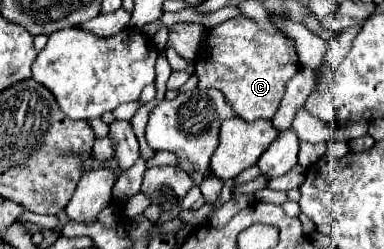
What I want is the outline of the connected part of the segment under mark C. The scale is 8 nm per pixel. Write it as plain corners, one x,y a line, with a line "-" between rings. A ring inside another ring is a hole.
233,17
213,27
195,61
199,89
219,89
241,119
273,119
287,81
301,69
295,41
277,27
261,29
249,17

